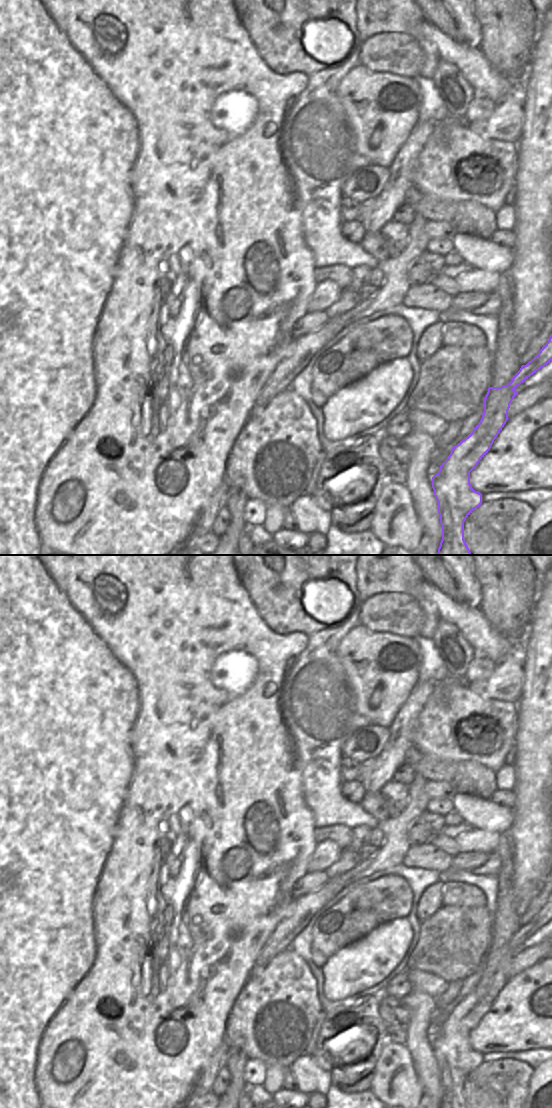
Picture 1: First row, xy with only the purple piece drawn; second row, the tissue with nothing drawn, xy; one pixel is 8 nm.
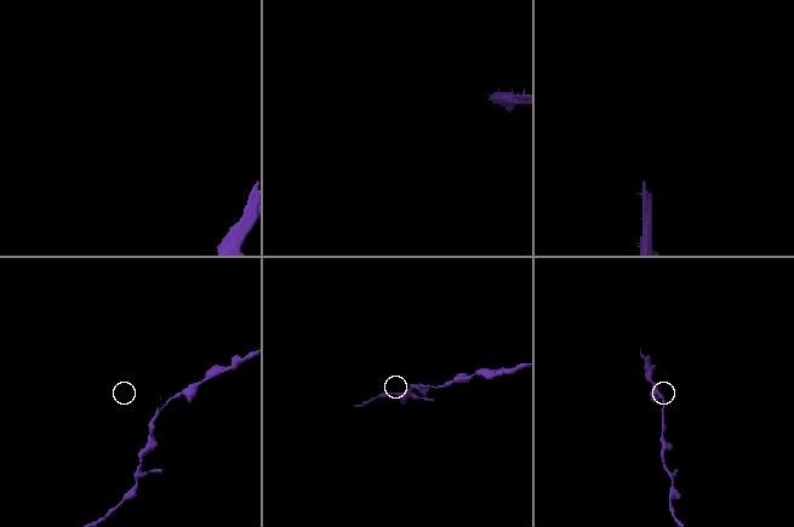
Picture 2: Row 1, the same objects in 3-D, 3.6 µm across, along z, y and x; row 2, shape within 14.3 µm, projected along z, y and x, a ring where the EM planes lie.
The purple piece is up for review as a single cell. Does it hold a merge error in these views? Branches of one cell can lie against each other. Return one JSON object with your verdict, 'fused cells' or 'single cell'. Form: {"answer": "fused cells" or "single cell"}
{"answer": "fused cells"}

